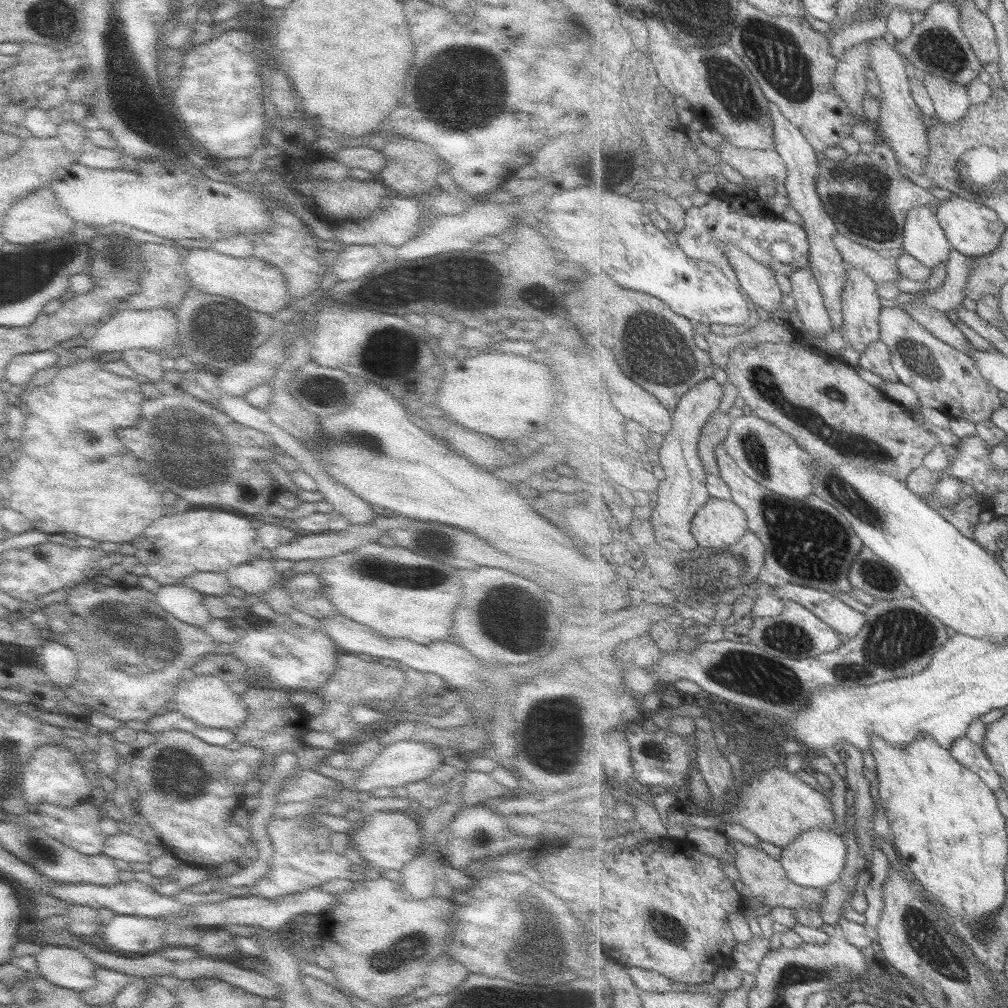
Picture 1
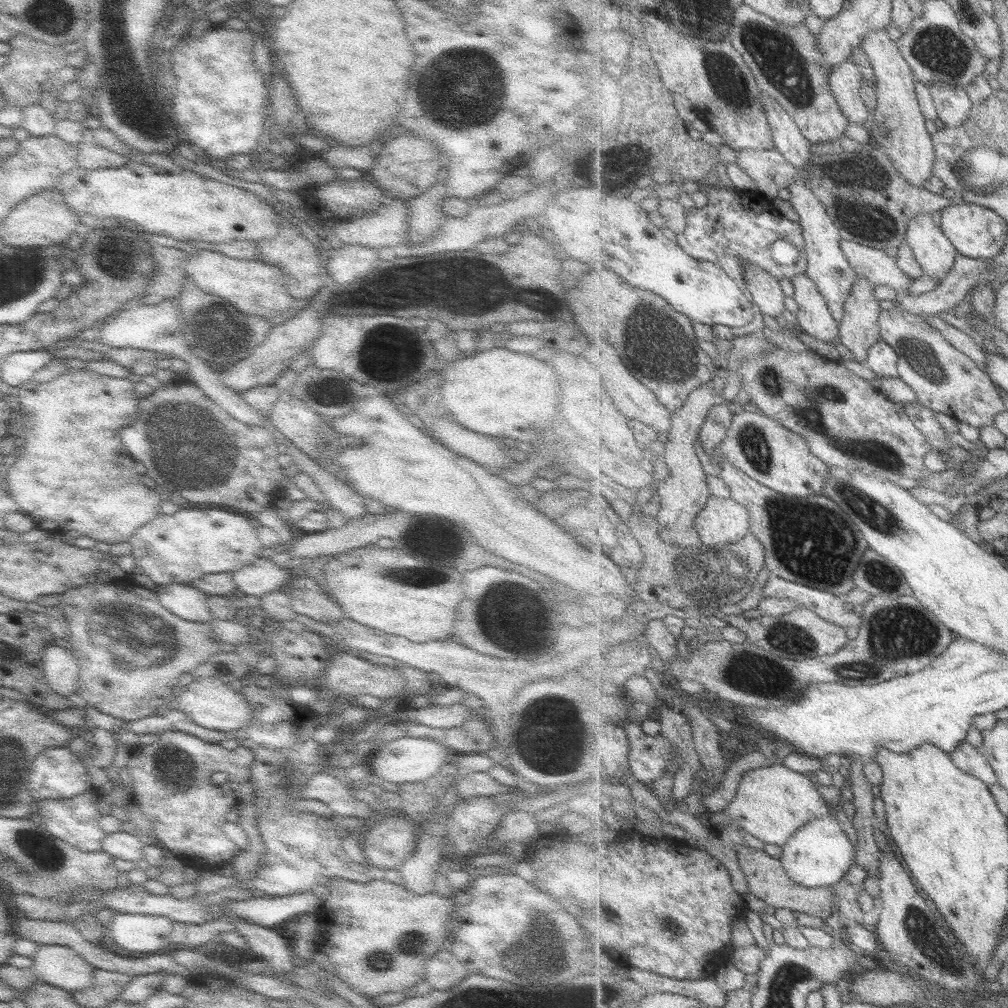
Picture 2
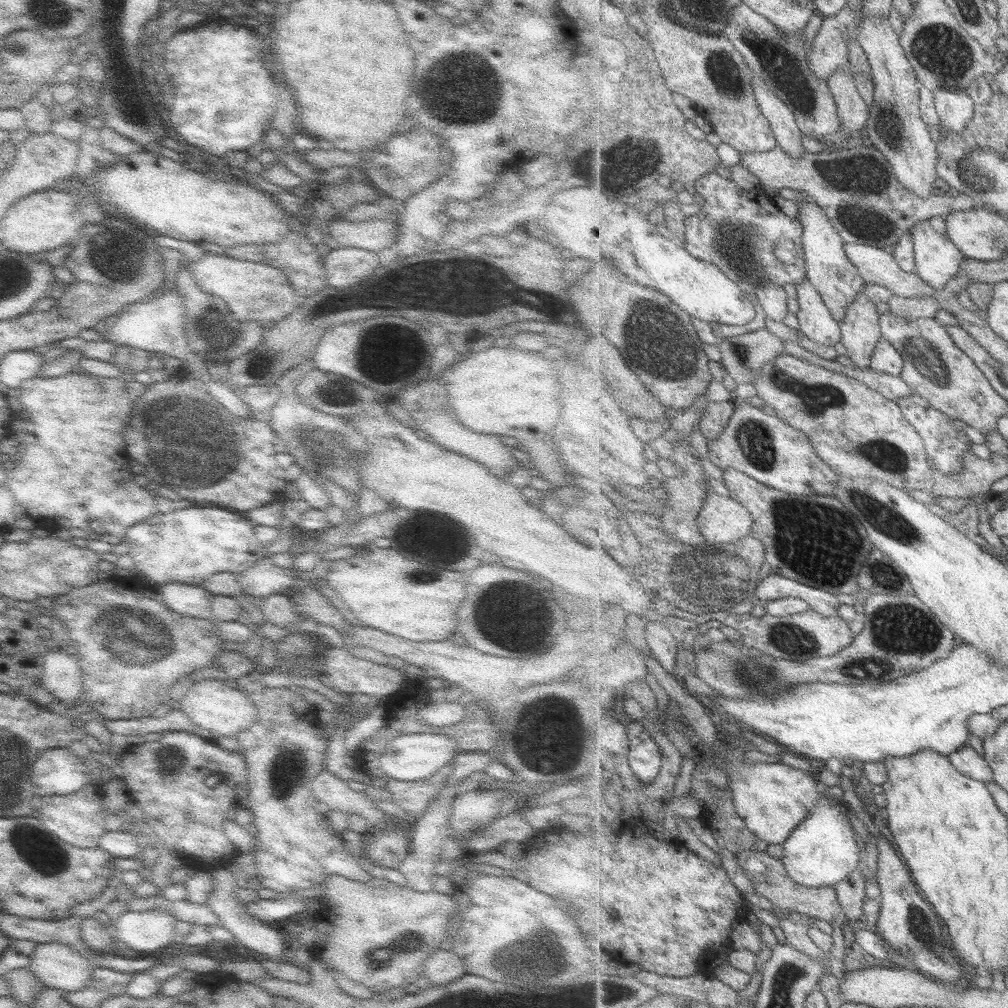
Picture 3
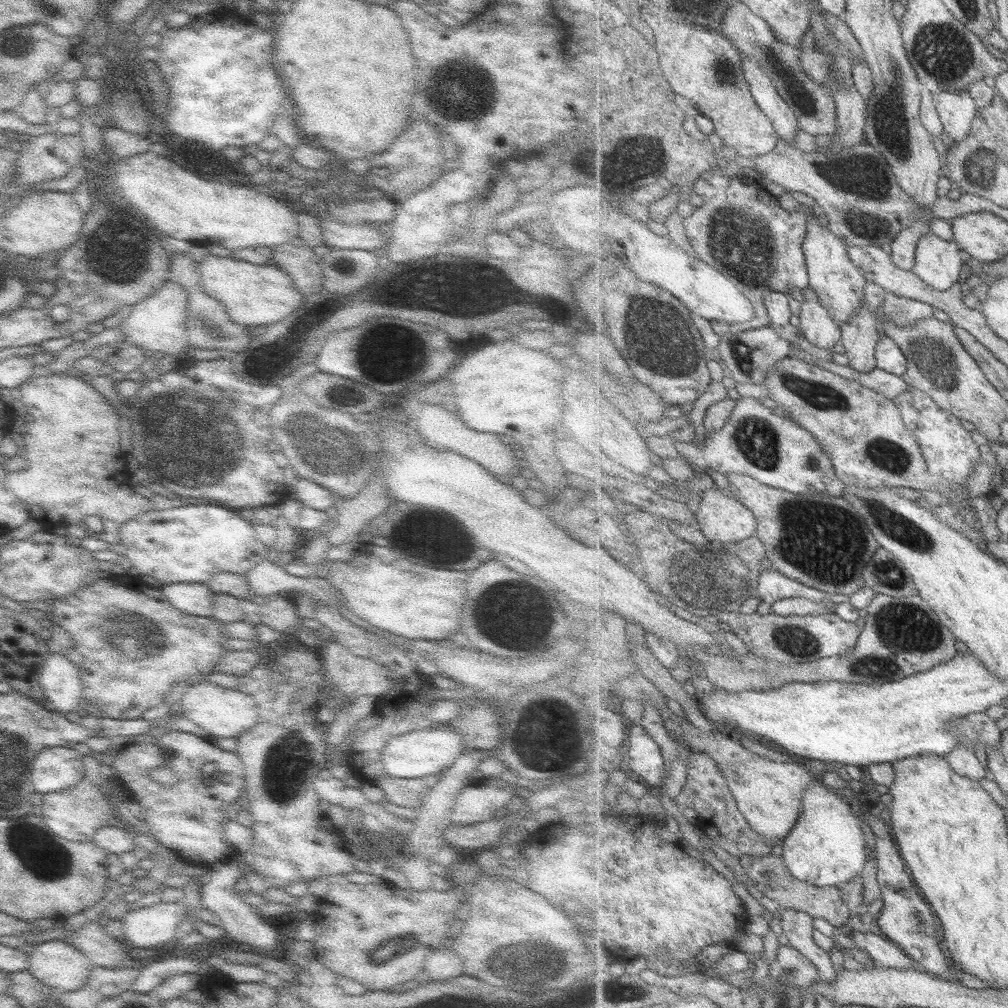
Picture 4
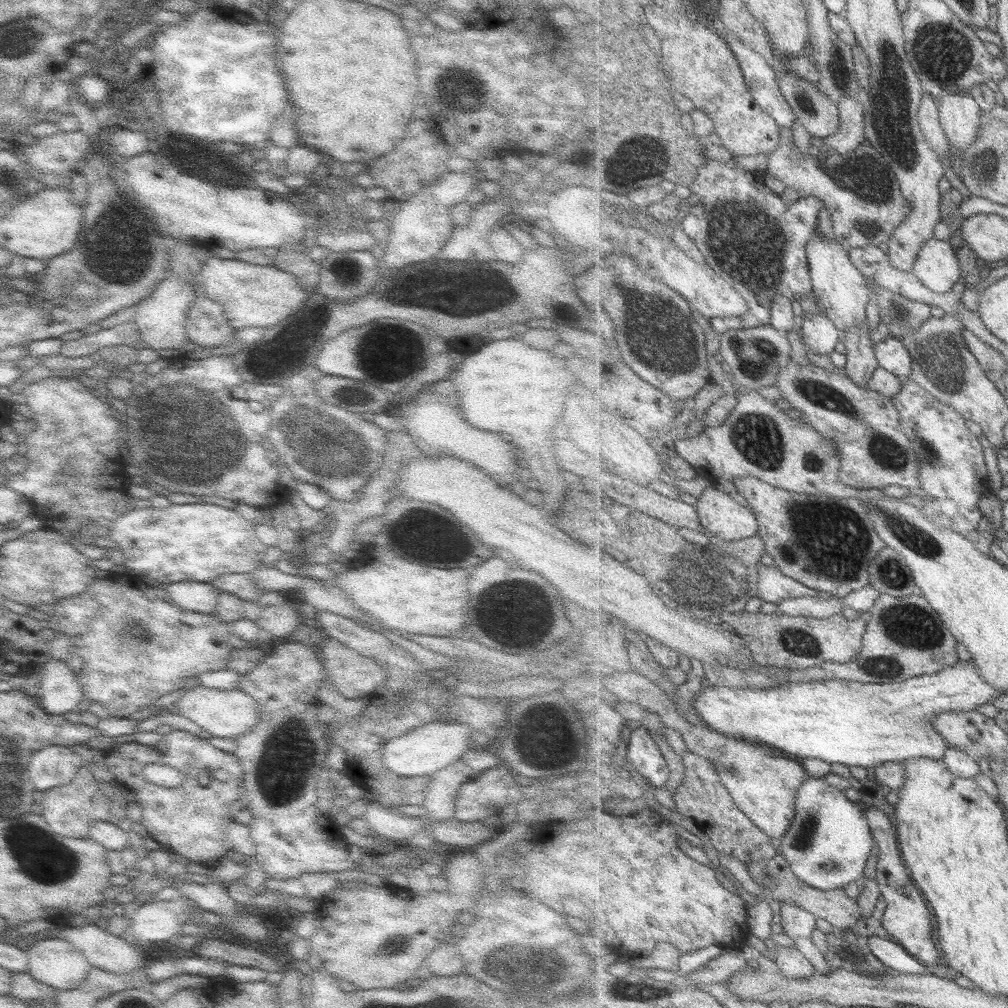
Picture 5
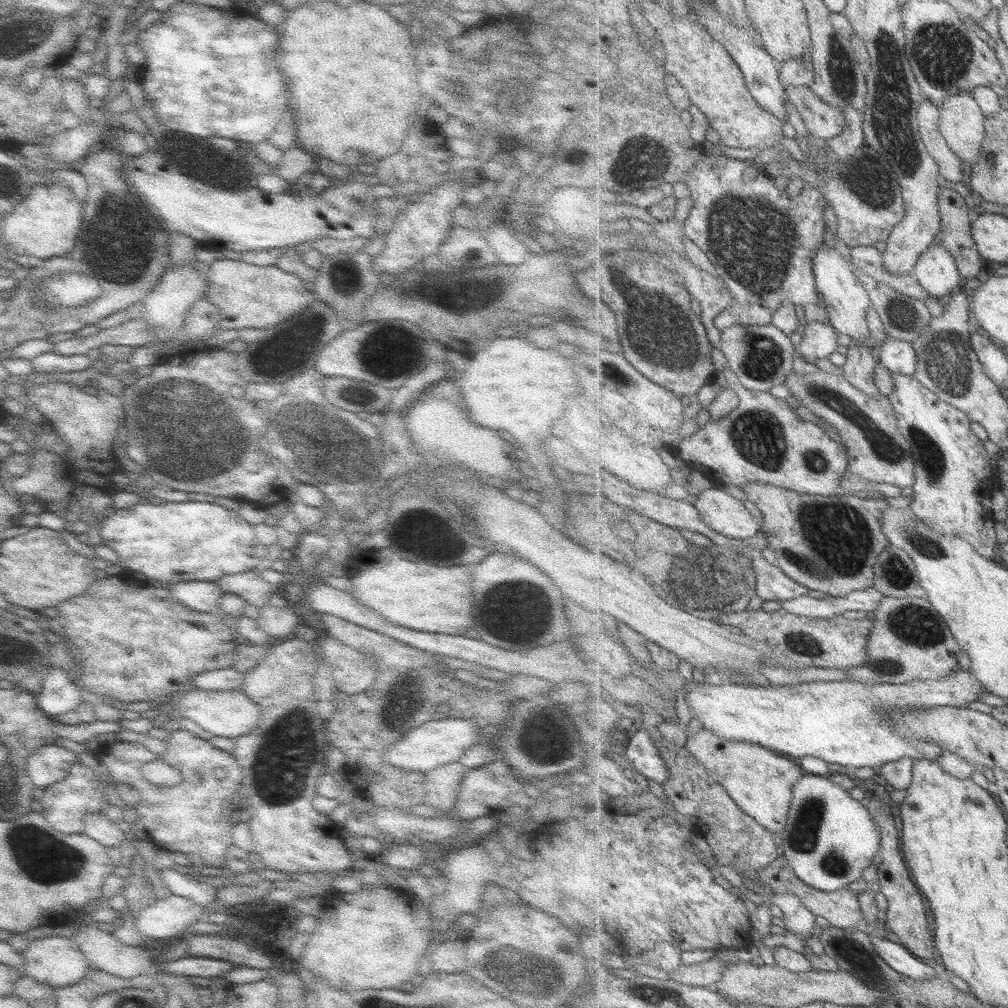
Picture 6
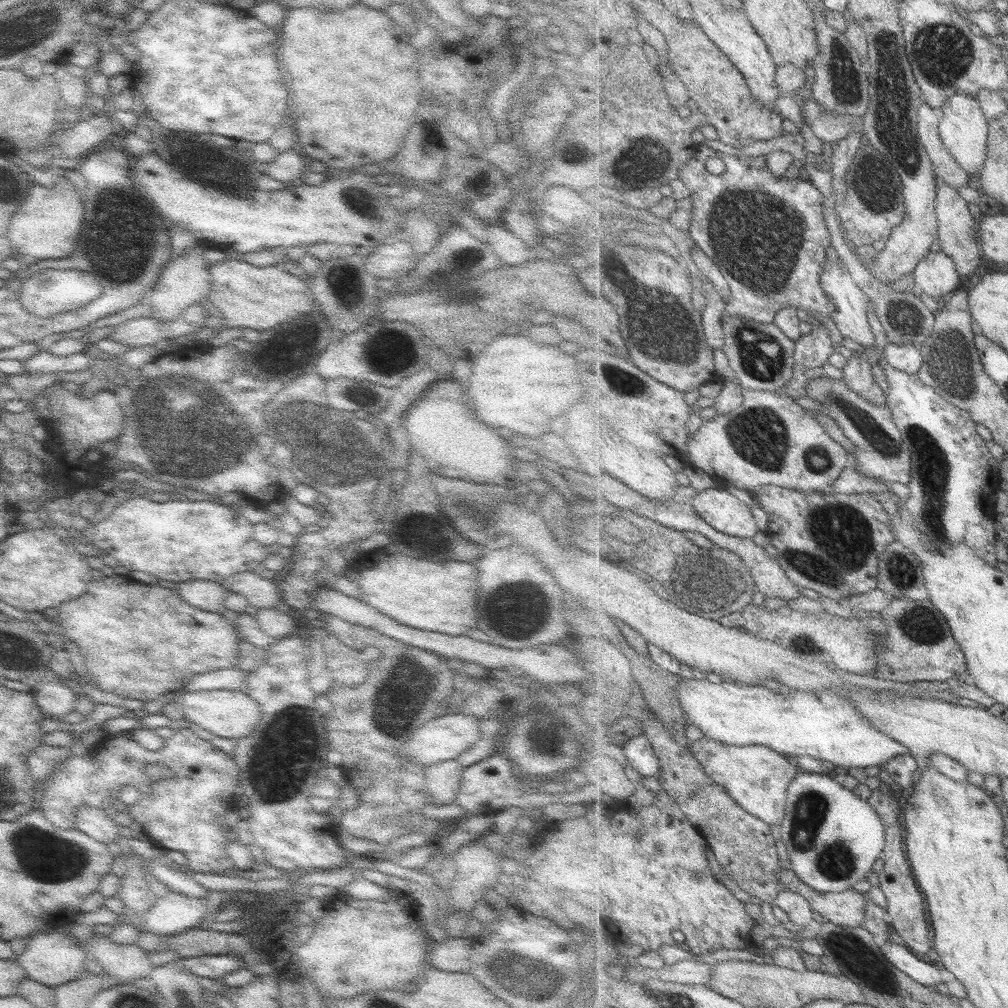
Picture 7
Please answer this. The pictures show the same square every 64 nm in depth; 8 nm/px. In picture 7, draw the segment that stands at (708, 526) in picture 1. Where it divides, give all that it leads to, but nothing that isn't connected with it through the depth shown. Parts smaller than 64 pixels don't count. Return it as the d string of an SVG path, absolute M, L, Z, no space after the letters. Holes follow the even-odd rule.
M726 487L699 492L691 500L691 505L703 520L723 534L752 539L760 531L750 506L733 496Z

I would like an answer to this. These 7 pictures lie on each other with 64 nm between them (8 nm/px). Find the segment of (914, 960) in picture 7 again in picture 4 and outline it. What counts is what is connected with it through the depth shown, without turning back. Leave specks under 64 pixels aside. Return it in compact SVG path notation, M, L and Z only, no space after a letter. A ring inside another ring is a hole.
M865 933L864 950L873 958L874 967L881 969L913 969L913 960L909 959L906 952L898 944L889 939L881 938L877 934Z

